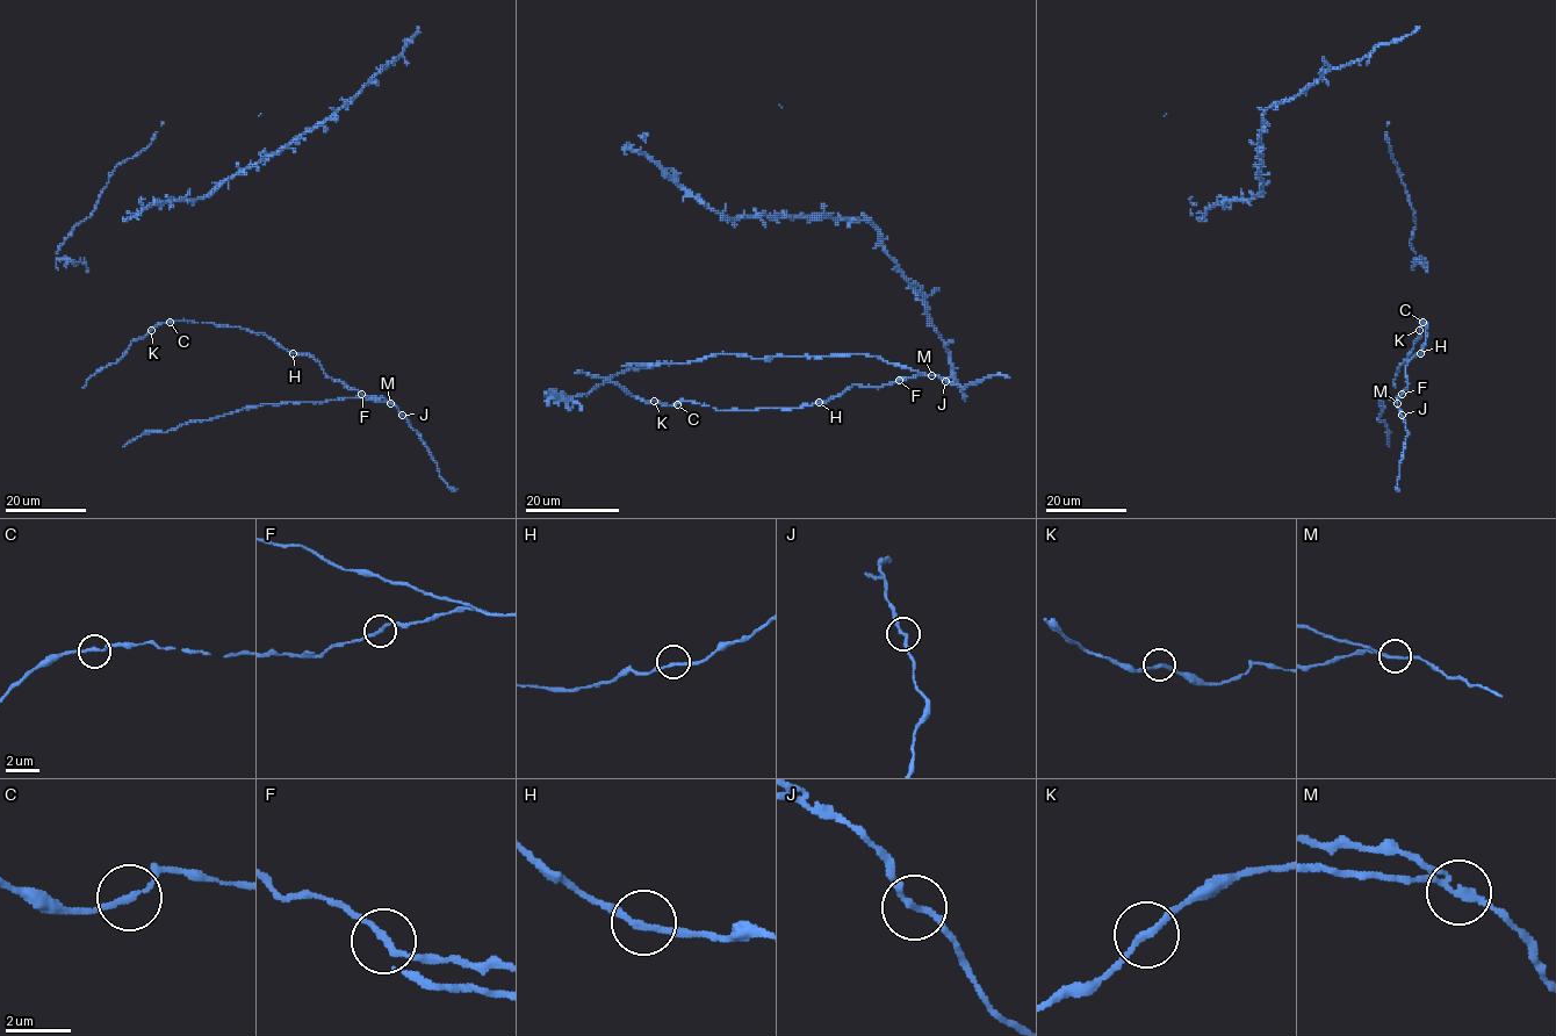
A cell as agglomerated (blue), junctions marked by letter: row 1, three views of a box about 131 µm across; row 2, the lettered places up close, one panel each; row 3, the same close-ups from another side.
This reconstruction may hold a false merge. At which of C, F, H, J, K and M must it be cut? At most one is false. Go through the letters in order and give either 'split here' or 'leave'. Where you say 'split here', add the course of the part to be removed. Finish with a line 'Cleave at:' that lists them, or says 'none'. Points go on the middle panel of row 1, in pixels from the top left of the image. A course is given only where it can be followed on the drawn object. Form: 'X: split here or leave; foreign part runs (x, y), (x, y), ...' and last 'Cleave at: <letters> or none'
C: leave
F: leave
H: leave
J: leave
K: leave
M: split here; foreign part runs (931, 375), (874, 355), (852, 354), (753, 359), (726, 353), (690, 361), (622, 366)
Cleave at: M

